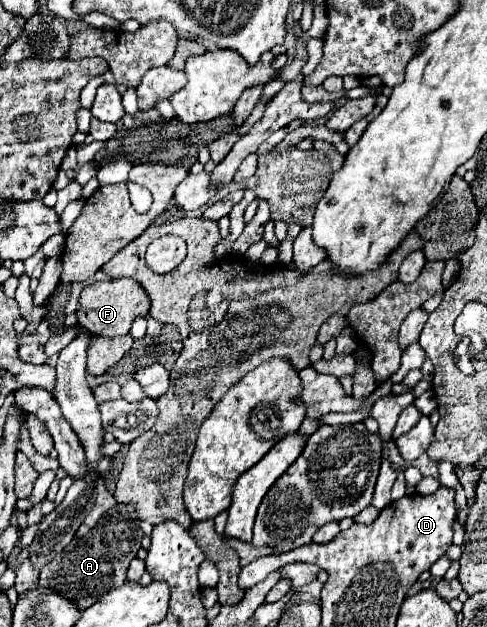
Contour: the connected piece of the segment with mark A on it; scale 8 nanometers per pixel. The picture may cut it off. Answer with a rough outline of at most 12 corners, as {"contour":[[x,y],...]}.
{"contour":[[133,506],[107,510],[41,568],[81,610],[127,582],[143,530]]}

